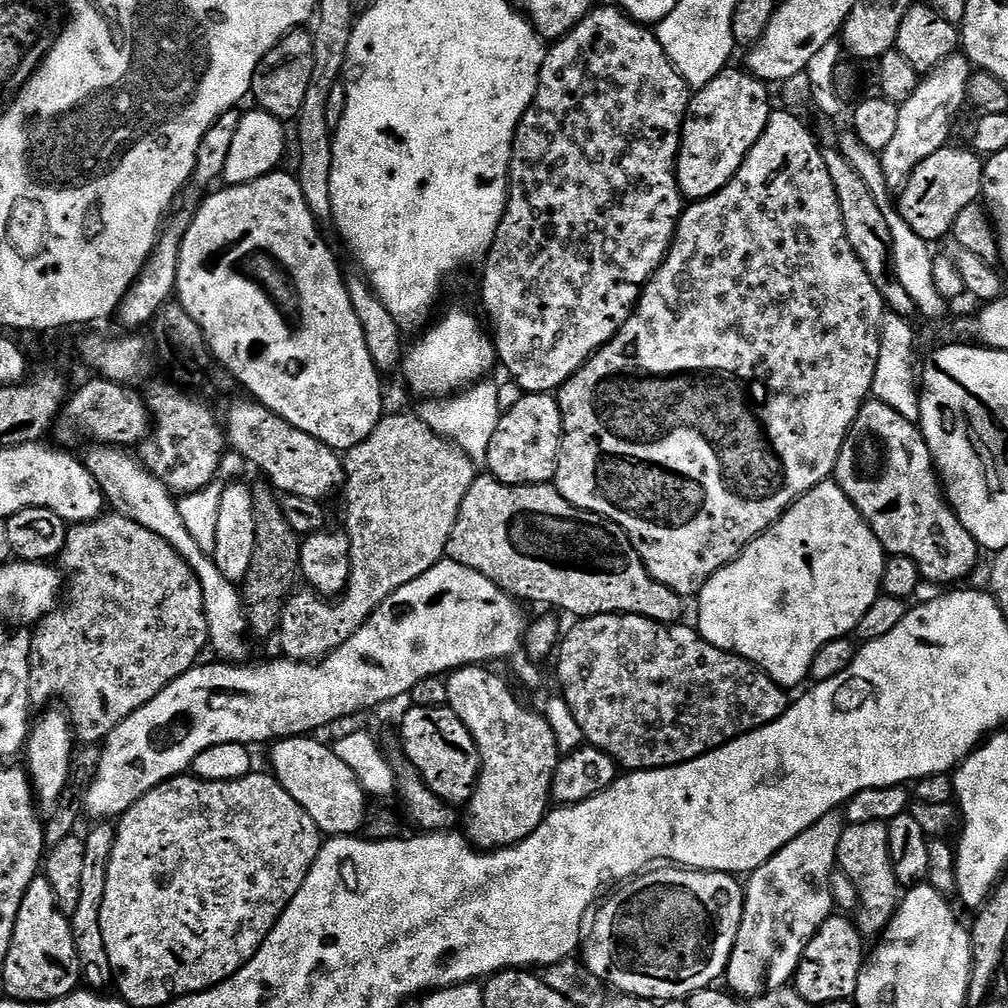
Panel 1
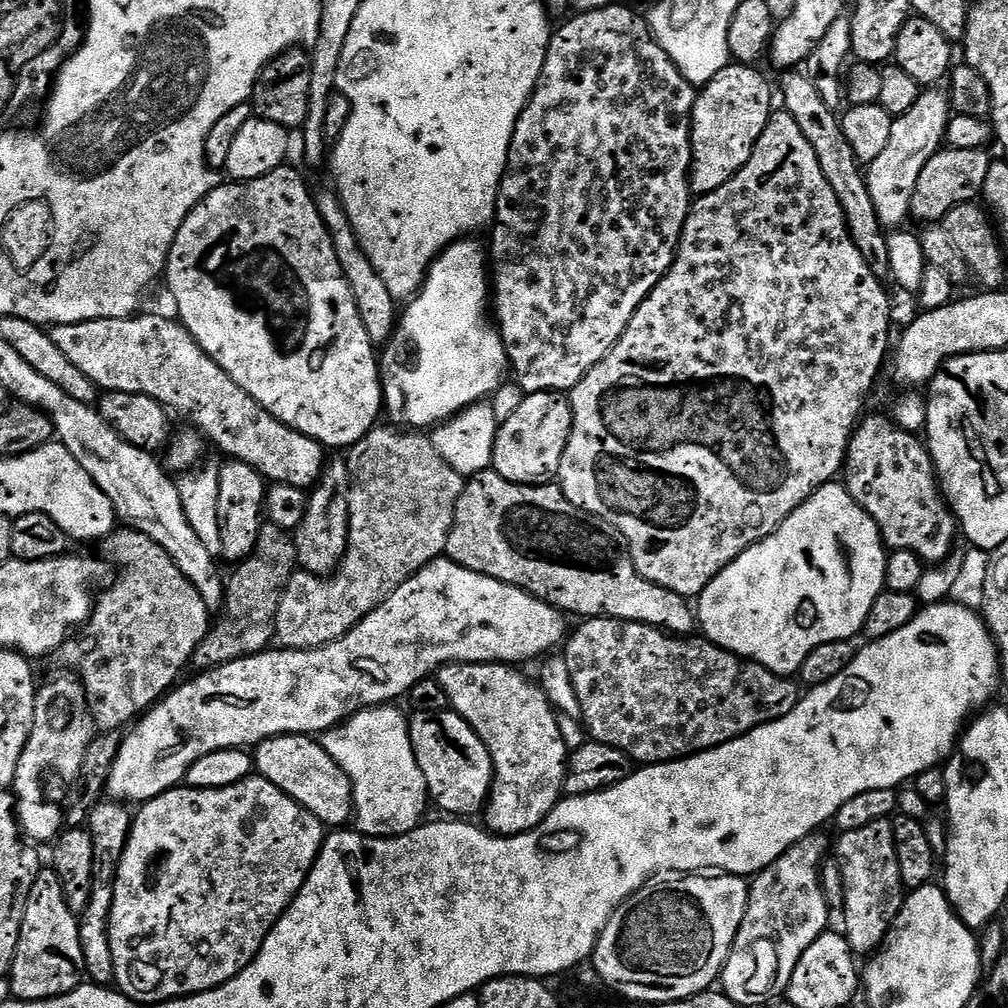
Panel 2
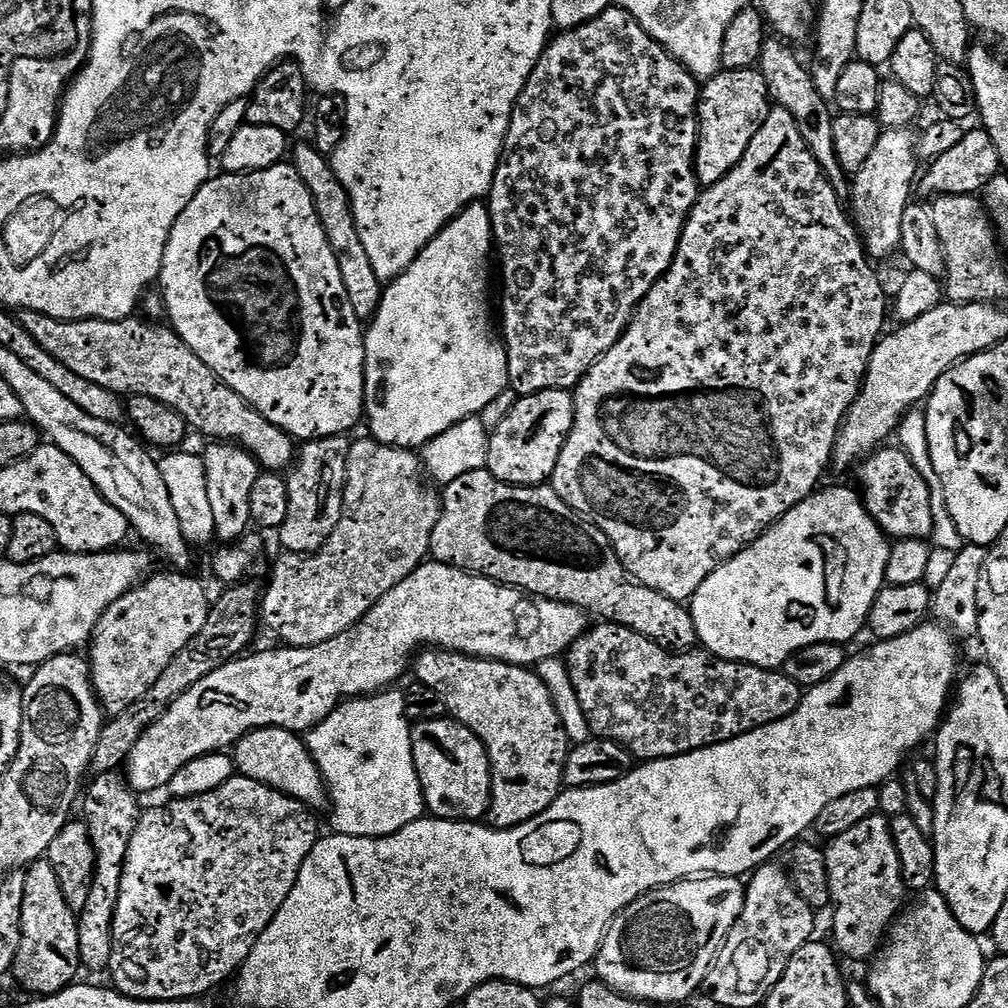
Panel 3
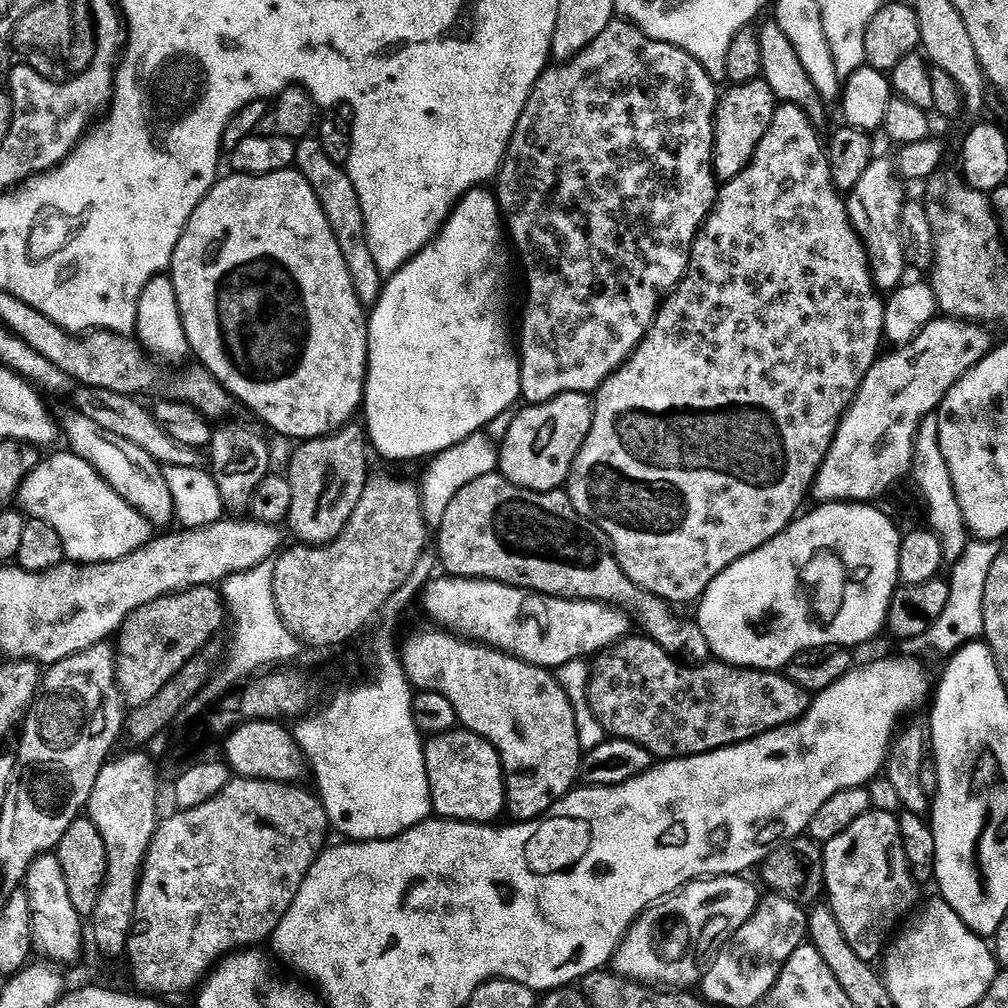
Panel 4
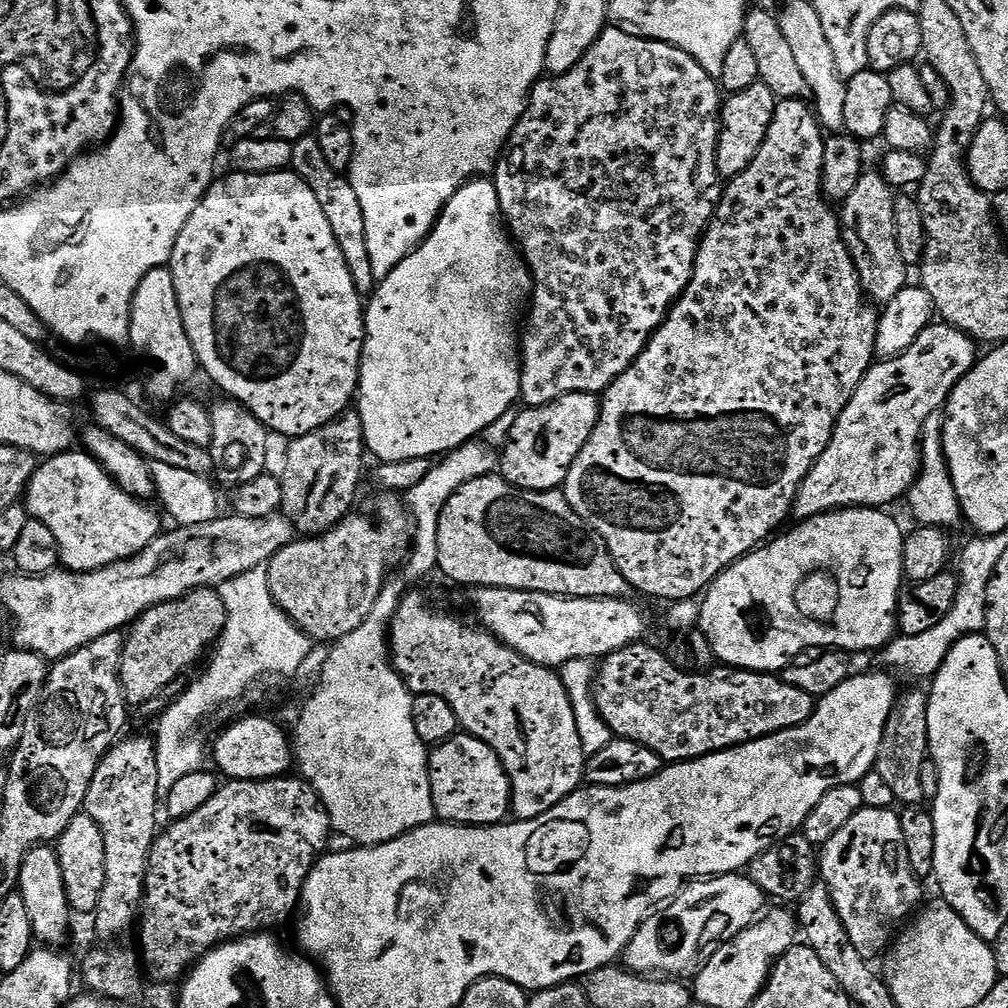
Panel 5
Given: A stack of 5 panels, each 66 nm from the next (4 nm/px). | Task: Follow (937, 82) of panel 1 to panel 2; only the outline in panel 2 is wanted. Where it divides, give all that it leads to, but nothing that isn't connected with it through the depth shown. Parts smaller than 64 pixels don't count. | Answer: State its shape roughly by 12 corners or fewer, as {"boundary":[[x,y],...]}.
{"boundary":[[921,91],[866,168],[885,229],[909,219],[914,186],[953,115]]}

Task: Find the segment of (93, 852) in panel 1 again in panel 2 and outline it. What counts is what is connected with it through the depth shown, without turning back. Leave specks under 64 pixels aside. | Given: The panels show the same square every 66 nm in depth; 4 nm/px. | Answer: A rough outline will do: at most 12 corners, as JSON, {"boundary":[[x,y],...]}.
{"boundary":[[111,798],[93,803],[92,893],[79,913],[84,972],[114,980],[108,919],[118,857],[133,813]]}

